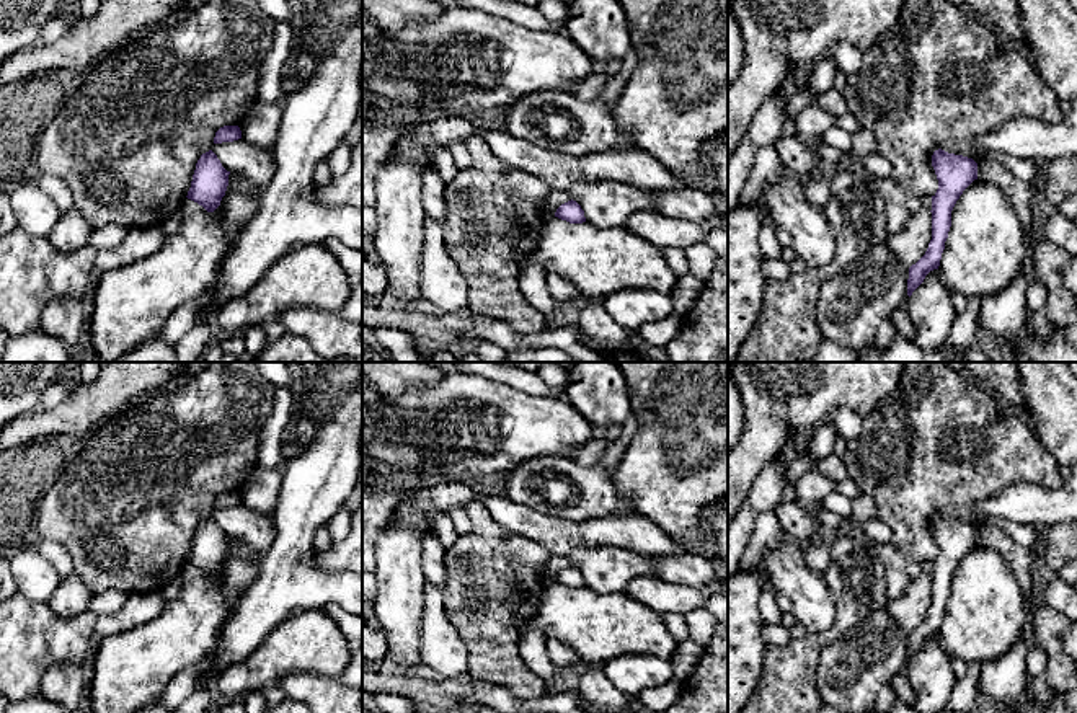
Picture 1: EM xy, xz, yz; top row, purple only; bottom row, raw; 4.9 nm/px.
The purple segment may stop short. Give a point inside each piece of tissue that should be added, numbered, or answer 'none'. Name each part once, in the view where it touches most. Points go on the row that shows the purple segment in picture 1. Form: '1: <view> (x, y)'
none

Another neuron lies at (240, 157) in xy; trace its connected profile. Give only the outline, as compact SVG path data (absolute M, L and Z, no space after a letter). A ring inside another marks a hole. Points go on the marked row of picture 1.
M246 137L233 142L214 144L211 150L227 171L248 179L261 189L264 189L274 176L274 152L251 144Z

